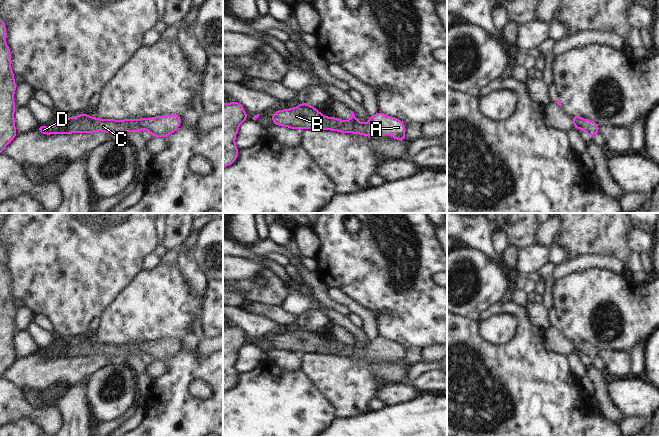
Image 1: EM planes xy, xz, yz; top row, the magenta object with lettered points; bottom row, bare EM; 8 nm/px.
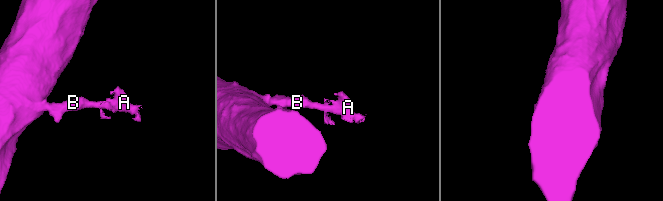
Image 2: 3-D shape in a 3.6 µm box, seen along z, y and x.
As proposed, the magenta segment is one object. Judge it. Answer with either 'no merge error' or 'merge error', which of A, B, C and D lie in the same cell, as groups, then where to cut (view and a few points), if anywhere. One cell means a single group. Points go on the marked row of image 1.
no merge error | A B C D | no cut

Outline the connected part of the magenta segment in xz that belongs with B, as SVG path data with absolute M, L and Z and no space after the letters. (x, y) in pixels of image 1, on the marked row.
M307 102L300 103L297 107L276 110L272 114L274 125L286 126L290 129L321 129L332 130L340 133L354 133L367 137L382 137L390 134L395 140L405 140L405 124L396 117L390 117L377 112L369 116L368 123L360 123L351 111L350 120L343 121L336 117L326 117L316 107Z

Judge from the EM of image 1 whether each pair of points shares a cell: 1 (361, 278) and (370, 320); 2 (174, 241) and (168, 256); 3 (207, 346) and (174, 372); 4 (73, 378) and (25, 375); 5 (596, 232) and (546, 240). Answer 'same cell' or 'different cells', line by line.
1: different cells
2: different cells
3: different cells
4: same cell
5: different cells

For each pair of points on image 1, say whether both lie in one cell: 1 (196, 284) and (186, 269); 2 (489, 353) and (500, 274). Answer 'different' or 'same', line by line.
1: same
2: different

